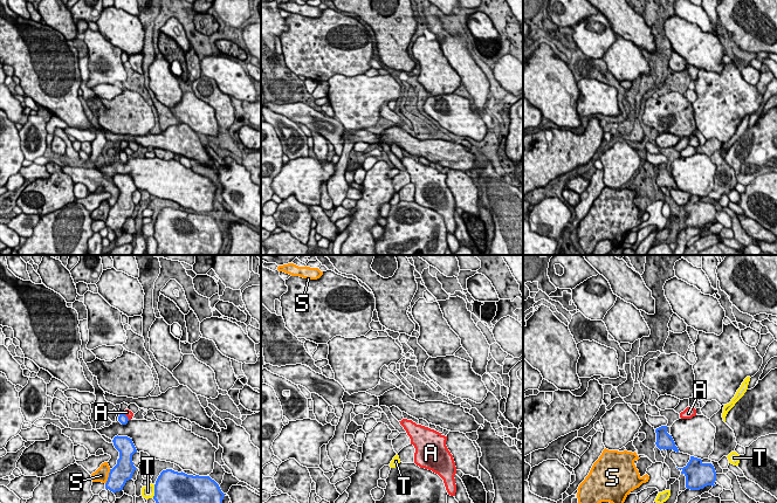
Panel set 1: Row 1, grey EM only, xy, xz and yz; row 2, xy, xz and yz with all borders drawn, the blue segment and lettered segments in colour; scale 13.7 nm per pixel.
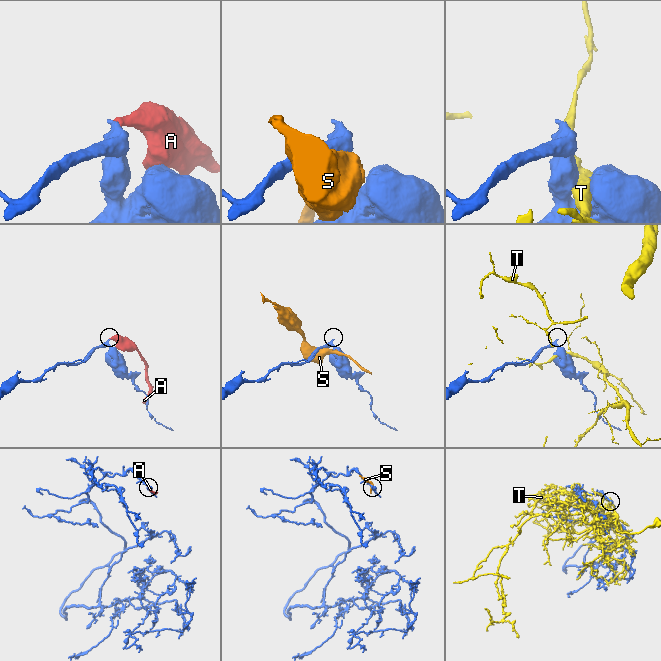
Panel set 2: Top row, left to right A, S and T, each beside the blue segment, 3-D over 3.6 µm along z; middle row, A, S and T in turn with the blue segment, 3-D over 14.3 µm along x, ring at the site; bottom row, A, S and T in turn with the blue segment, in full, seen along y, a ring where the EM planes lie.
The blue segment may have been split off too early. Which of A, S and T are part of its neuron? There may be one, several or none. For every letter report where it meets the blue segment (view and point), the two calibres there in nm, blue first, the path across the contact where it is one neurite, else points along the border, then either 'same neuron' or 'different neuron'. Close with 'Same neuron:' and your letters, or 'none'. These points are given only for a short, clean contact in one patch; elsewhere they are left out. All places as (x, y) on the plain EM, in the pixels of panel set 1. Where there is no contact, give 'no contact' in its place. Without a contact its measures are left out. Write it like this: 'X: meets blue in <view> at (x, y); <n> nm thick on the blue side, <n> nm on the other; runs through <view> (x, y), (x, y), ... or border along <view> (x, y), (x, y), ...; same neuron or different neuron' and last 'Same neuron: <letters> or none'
A: meets blue in xy at (125, 153); 130 nm thick on the blue side, 90 nm on the other; border along xy (123, 150), (129, 157); different neuron
S: meets blue in xy at (109, 214); 280 nm thick on the blue side, 190 nm on the other; different neuron
T: meets blue in xy at (155, 229); 500 nm thick on the blue side, 170 nm on the other; different neuron
Same neuron: none

